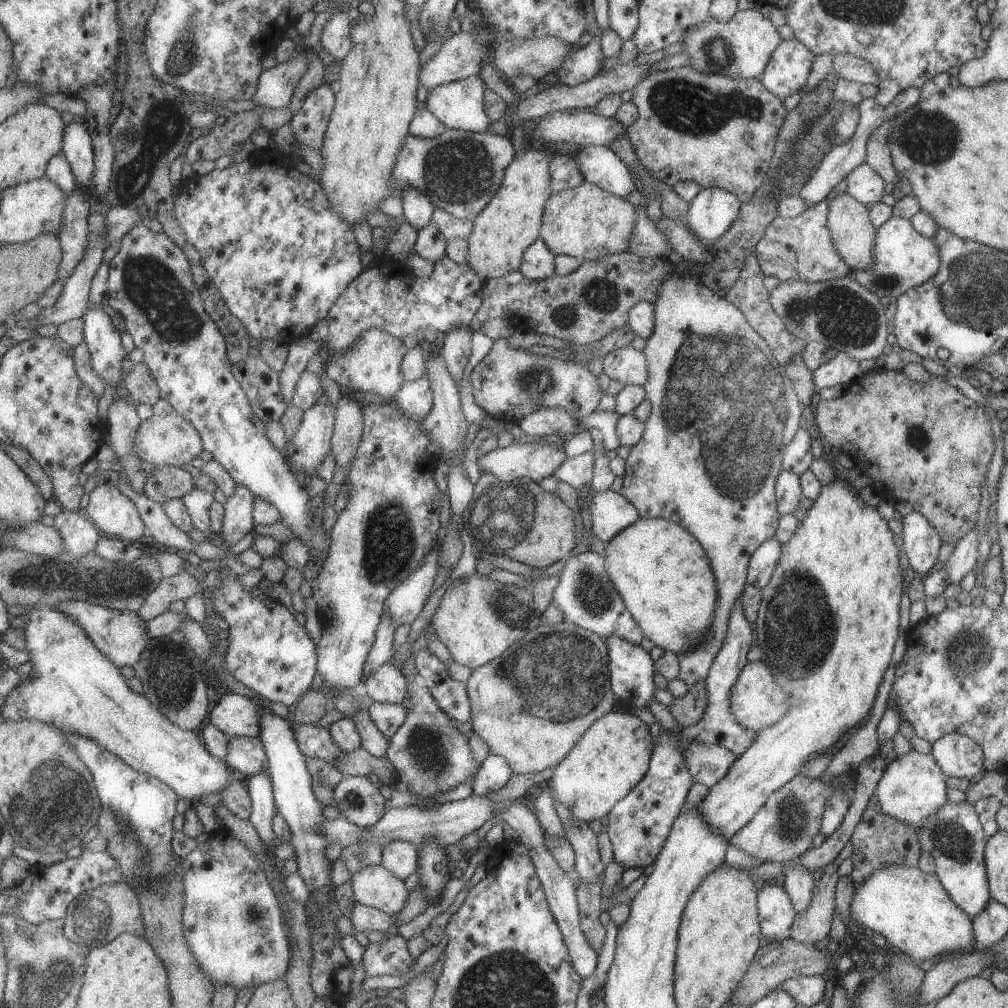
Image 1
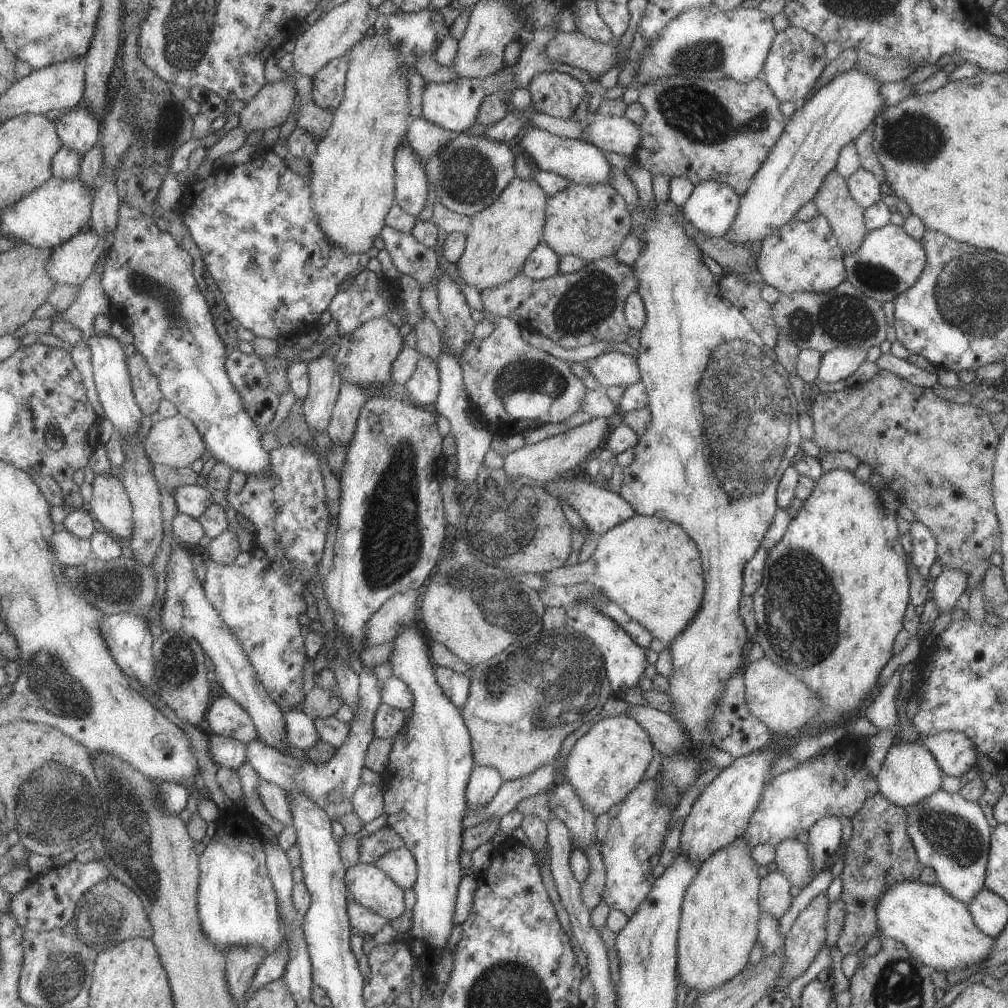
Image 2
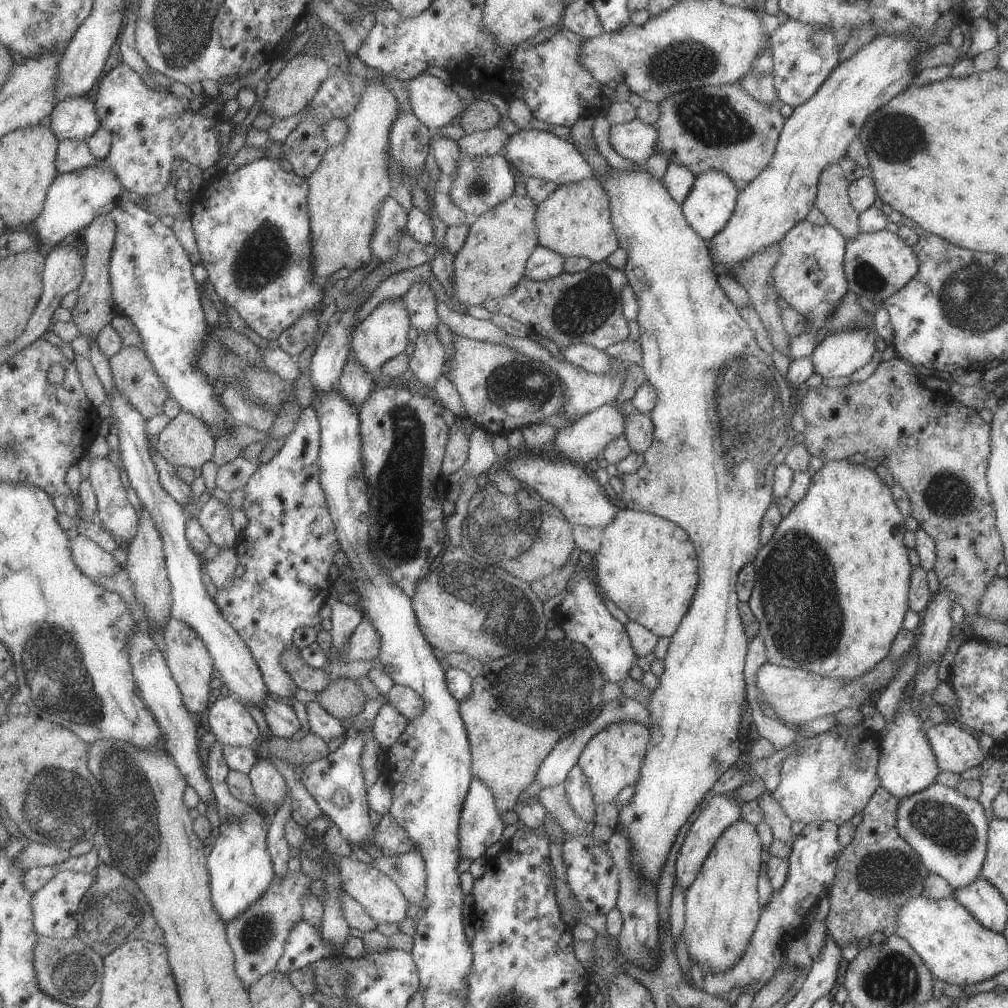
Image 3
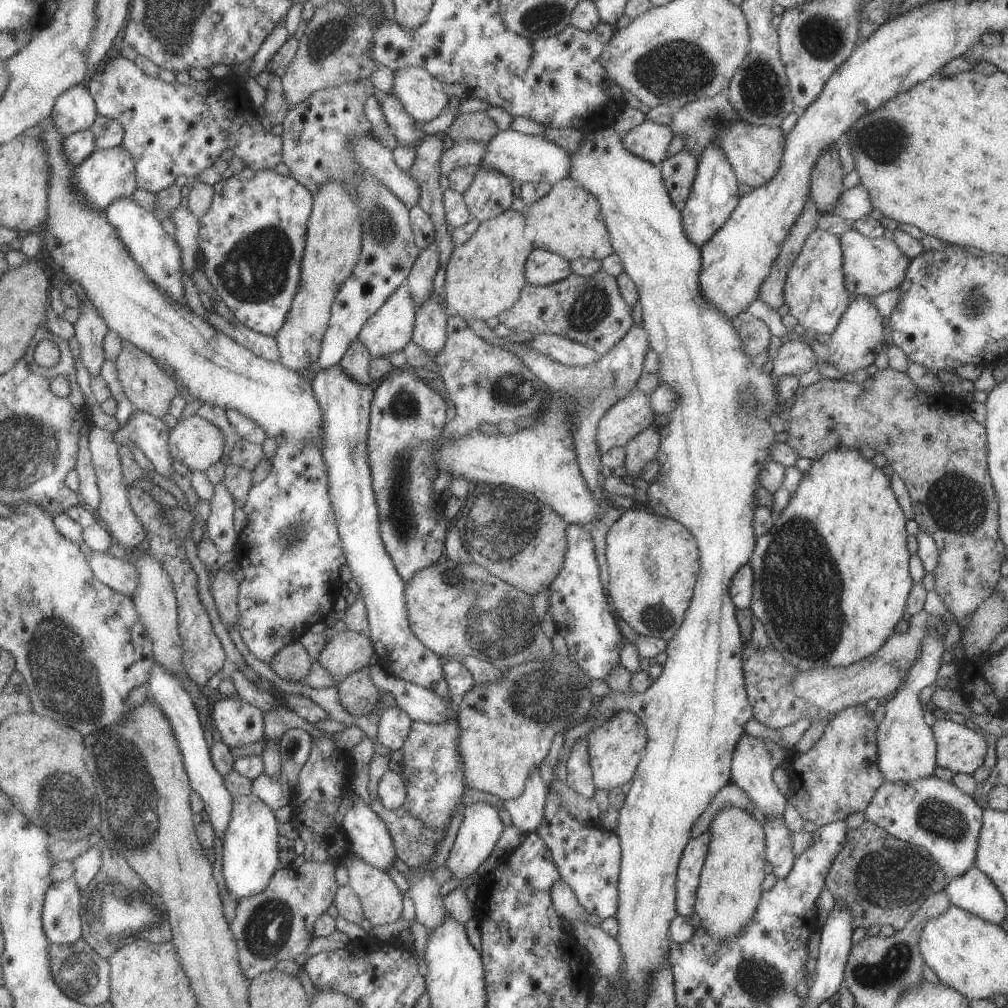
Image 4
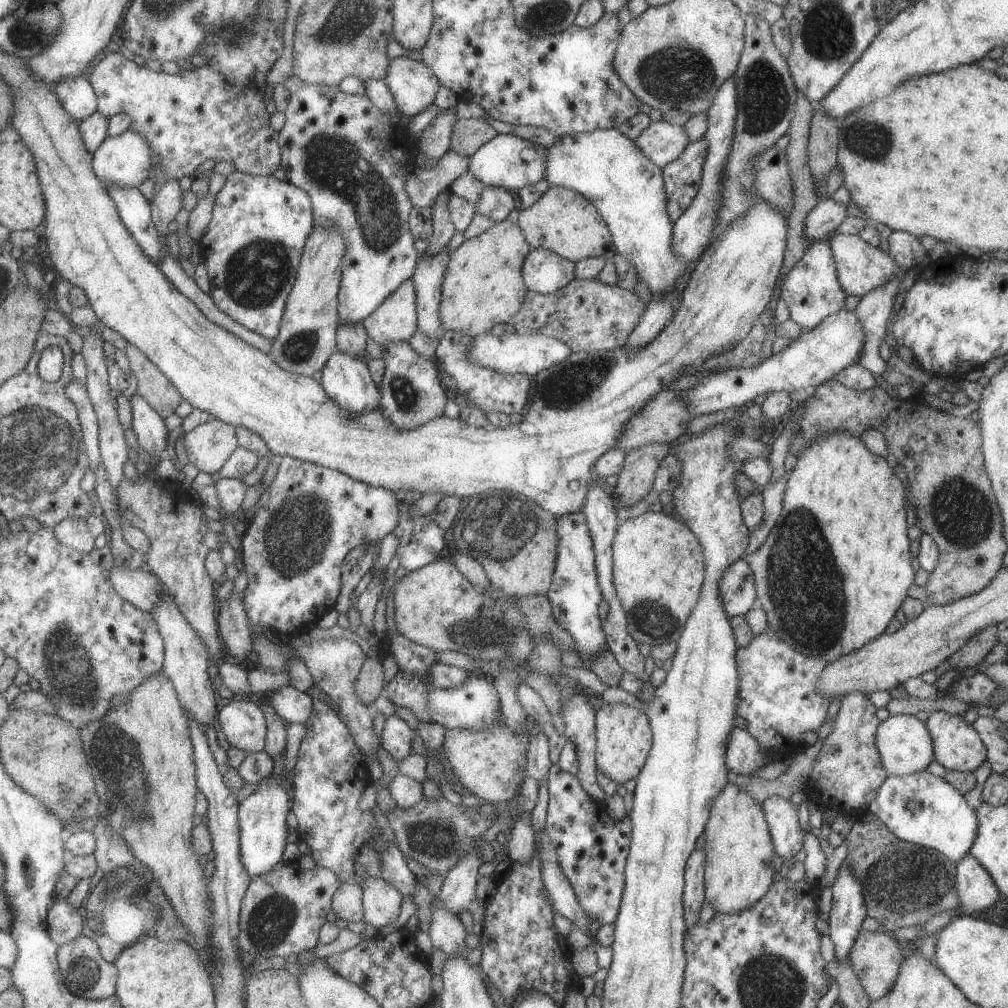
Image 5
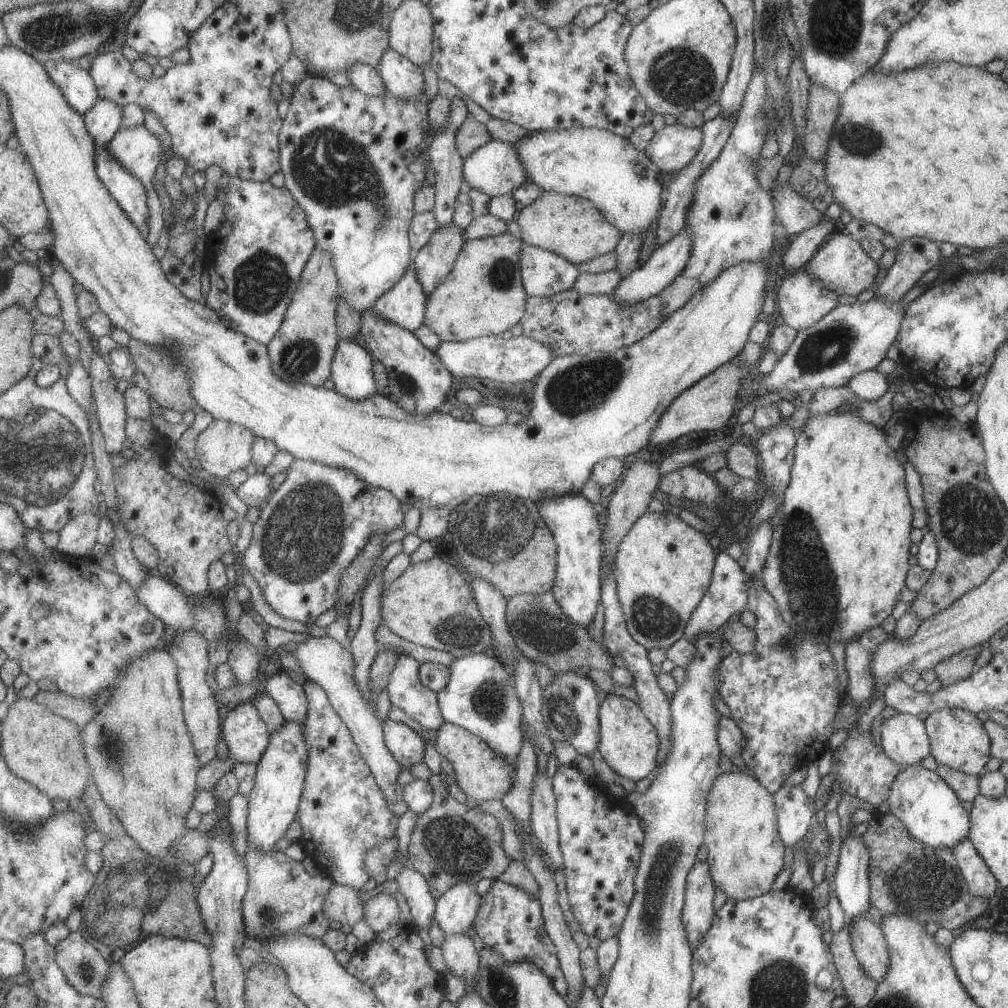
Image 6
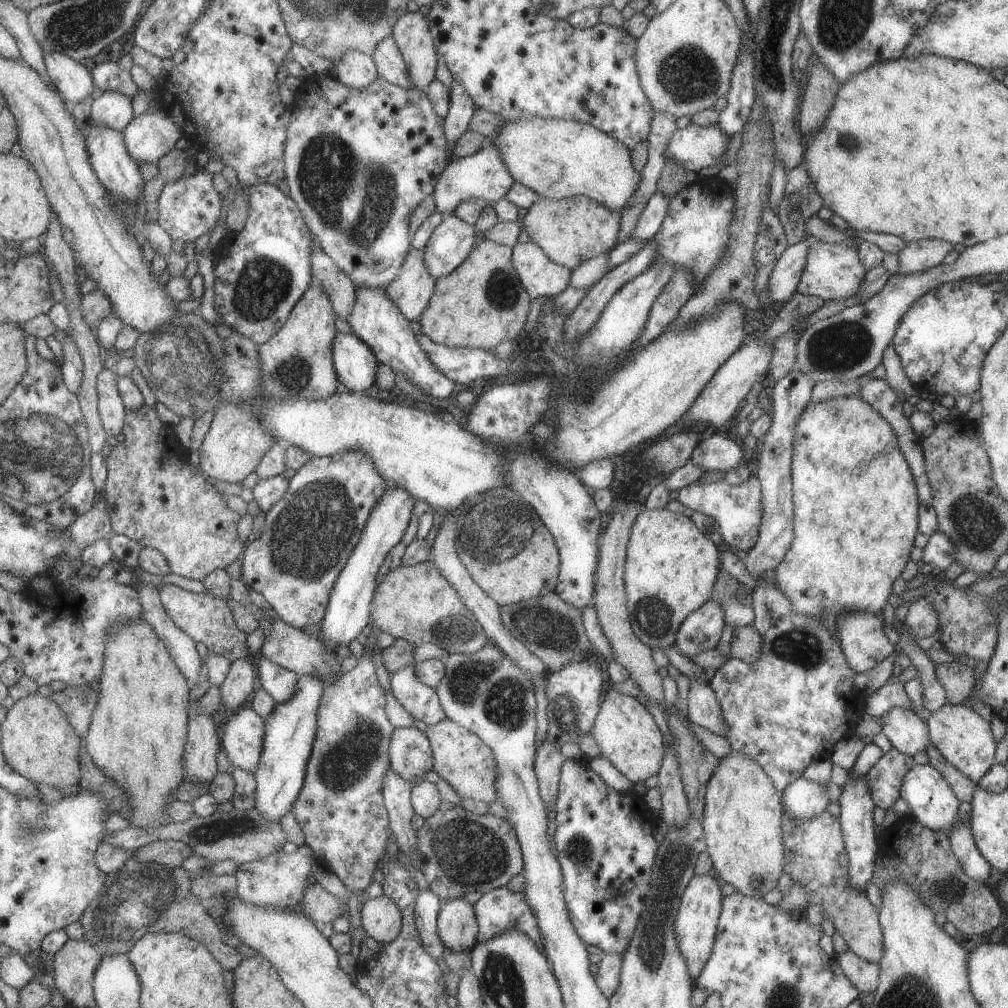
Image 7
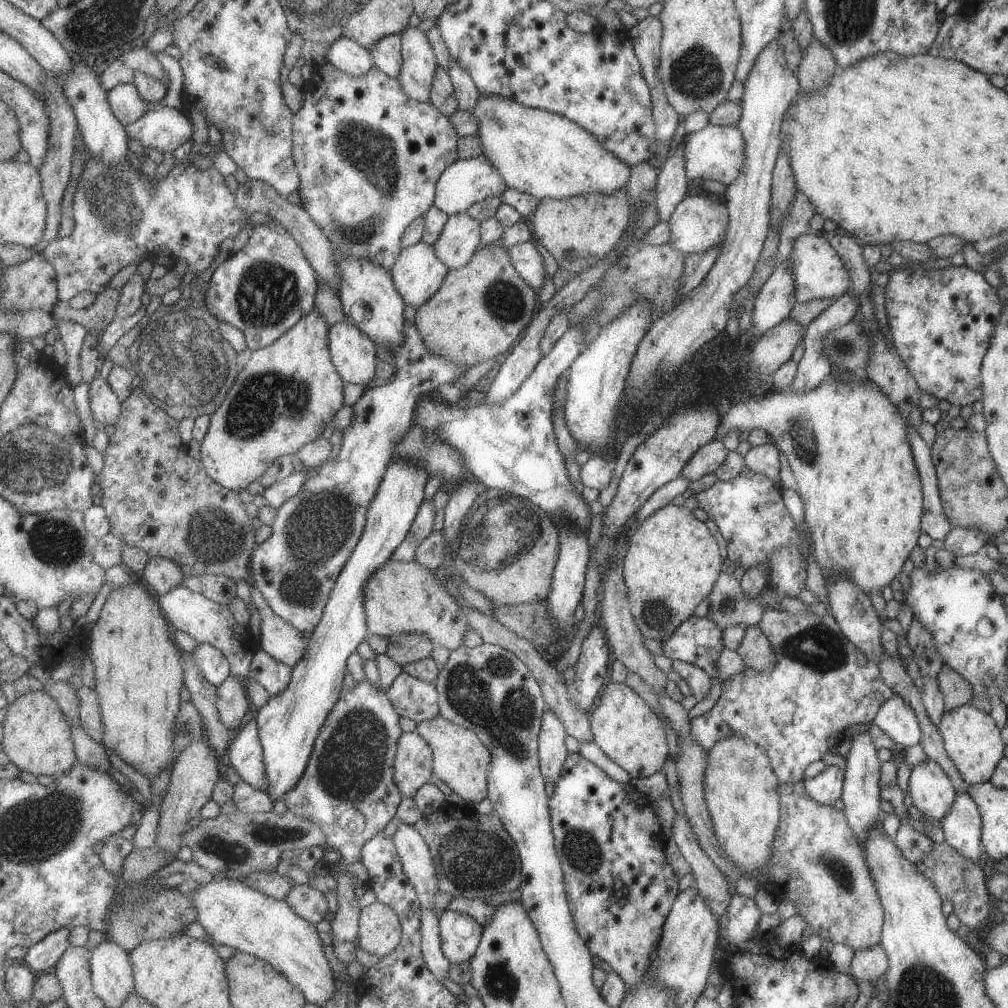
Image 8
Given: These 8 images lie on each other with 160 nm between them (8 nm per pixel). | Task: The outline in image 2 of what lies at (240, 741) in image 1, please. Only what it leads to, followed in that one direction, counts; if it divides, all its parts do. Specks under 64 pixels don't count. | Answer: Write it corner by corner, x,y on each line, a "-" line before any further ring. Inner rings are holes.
358,666
360,672
360,705
355,710
350,723
351,732
347,742
336,750
331,760
324,763
314,763
311,759
303,758
299,753
282,753
279,749
270,747
259,739
248,744
248,762
259,775
259,779
274,782
290,791
301,791
310,799
319,803
329,814
332,820
345,817
355,812
352,799
362,786
361,774
367,767
366,756
371,743
375,740
376,732
374,718
383,703
382,686
374,668

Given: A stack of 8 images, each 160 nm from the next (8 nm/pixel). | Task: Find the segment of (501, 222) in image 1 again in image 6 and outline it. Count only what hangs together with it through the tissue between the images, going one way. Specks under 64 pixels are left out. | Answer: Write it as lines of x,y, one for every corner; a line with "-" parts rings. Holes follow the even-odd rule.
503,232
503,234
497,234
496,236
491,236
488,238
479,239
468,239
463,244
463,250
461,250
461,255
454,265
453,271
445,278
445,281
431,294
428,298
428,306
426,309
426,322
424,326
427,326
430,330
433,330
440,338
441,342
464,342
476,337
485,336
500,336
502,332
509,331
509,328
513,324
517,324
523,318
523,312
526,312
525,298
527,294
525,288
522,286
522,276
521,276
521,260
519,259
519,254
522,252
523,243
520,238
515,238
511,236
509,232

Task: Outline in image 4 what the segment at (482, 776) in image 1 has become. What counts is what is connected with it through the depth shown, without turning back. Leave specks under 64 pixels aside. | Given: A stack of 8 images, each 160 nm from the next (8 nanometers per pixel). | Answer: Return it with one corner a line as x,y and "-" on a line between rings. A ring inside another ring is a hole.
480,802
470,803
464,807
463,824
451,849
449,860
445,864
452,873
451,878
463,881
474,876
477,867
491,854
503,830
497,811
491,805

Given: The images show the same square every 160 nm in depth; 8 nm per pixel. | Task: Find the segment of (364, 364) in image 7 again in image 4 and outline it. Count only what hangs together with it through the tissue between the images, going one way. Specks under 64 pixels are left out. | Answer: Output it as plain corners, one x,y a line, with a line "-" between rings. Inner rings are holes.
342,364
331,368
316,370
311,381
315,394
322,404
324,412
324,431
326,438
322,448
323,456
330,472
330,493
338,518
338,527
343,539
343,546
348,558
347,566
353,574
353,579
361,588
360,594
365,599
371,628
370,638
374,642
379,664
385,666
397,678
411,681
419,686
434,690
442,697
455,699
450,694
450,686
444,671
444,660
434,650
431,650
411,628
406,599
406,580
399,574
394,558
387,550
382,537
382,512
378,505
374,489
374,478
369,456
368,436
372,419
372,406
375,398
375,385
366,385
351,376

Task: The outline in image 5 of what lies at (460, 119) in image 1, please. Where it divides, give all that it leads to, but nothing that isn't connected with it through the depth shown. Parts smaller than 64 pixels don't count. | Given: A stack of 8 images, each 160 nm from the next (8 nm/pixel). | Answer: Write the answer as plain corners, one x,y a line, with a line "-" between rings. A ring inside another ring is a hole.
407,56
392,60
386,84
391,88
400,112
409,118
433,104
442,86
429,66

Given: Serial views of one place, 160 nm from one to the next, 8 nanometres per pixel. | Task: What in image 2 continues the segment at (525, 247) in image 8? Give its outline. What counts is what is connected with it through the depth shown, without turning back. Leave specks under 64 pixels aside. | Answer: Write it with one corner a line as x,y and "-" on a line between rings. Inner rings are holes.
542,240
537,243
527,255
521,274
531,280
540,281
557,274
559,270
559,255
555,254

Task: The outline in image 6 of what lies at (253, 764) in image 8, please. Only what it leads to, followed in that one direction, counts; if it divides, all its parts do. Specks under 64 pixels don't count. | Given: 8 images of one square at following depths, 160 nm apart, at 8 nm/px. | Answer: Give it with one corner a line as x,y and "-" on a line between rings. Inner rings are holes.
254,702
234,706
223,722
222,735
238,763
259,765
271,742
270,728

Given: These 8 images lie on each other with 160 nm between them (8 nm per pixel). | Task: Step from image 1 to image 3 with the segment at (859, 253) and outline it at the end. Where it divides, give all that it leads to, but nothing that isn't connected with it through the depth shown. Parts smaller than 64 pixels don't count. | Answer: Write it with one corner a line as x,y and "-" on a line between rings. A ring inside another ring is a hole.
828,164
818,177
814,207
846,241
852,239
858,233
858,214
851,208
848,197
849,182
840,164

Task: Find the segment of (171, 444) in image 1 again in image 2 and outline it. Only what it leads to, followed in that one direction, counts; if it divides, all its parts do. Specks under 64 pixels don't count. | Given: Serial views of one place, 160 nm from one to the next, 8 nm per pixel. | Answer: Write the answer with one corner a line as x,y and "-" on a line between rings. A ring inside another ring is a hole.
181,413
153,424
144,444
154,464
178,469
190,467
208,450
202,431

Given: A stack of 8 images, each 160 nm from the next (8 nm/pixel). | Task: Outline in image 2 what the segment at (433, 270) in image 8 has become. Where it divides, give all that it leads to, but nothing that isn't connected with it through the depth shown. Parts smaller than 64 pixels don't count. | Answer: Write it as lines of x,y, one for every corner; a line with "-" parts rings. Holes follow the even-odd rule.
387,317
374,318
354,330
353,333
341,336
335,347
335,358
343,382
358,385
361,382
369,382
369,384
377,382
389,387
393,383
394,362
406,345
403,338
399,327

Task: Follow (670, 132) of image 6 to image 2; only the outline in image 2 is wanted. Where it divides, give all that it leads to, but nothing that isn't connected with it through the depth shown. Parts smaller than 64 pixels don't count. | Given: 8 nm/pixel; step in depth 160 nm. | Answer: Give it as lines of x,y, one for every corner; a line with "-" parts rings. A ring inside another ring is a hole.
595,117
589,125
582,126
583,136
600,151
616,152
630,160
635,156
641,133
638,125
627,117

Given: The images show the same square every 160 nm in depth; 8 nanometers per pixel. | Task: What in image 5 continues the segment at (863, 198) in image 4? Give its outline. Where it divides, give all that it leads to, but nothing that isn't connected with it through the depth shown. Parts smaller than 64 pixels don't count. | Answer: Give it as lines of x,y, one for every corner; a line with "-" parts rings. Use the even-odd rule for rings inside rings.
830,197
819,199
818,204
806,215
803,222
803,236
808,242
829,239
827,234
835,232
835,228
846,218
847,204
835,202

